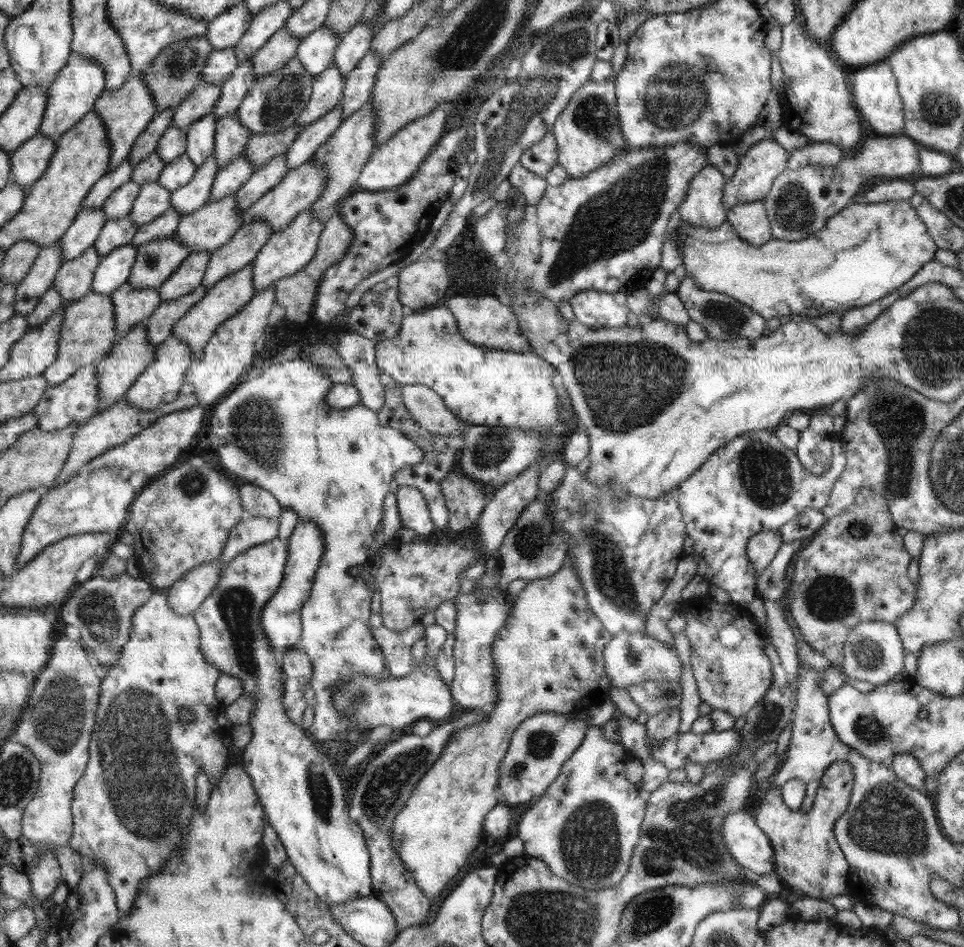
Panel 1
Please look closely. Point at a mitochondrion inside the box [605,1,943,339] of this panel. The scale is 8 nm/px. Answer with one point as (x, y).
(676, 96)

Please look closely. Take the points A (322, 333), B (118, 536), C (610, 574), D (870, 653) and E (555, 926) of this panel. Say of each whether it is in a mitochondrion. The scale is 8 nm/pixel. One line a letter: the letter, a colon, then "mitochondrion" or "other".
A: mitochondrion
B: other
C: mitochondrion
D: mitochondrion
E: mitochondrion

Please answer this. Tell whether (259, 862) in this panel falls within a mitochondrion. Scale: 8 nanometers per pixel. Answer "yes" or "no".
no

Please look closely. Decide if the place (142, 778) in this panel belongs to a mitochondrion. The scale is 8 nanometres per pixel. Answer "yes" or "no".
yes

